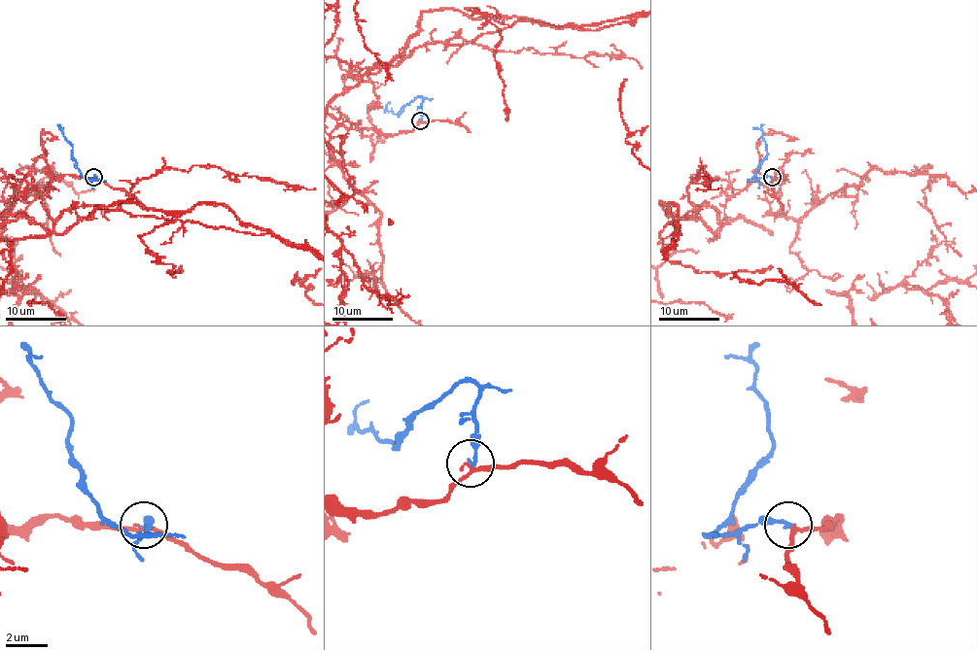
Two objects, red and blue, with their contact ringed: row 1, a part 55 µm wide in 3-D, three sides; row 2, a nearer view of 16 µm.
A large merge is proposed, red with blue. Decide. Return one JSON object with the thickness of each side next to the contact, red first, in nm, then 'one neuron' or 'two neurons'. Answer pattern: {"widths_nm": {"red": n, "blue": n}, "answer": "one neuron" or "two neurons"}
{"widths_nm": {"red": 160, "blue": 180}, "answer": "two neurons"}

